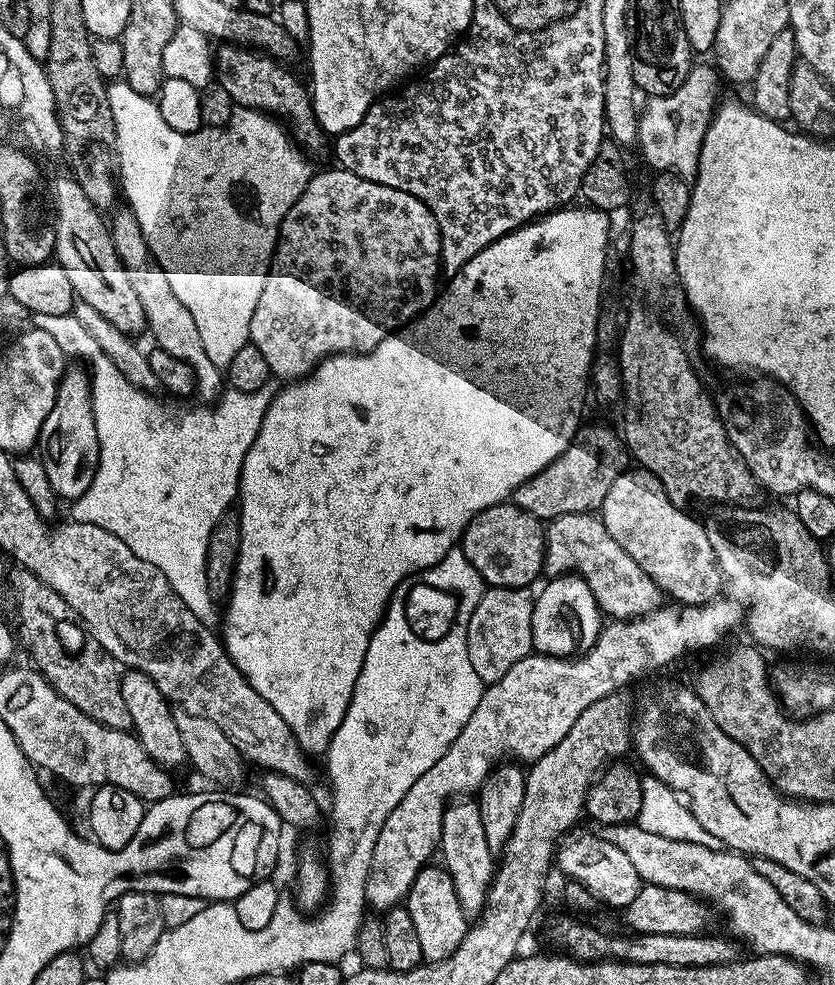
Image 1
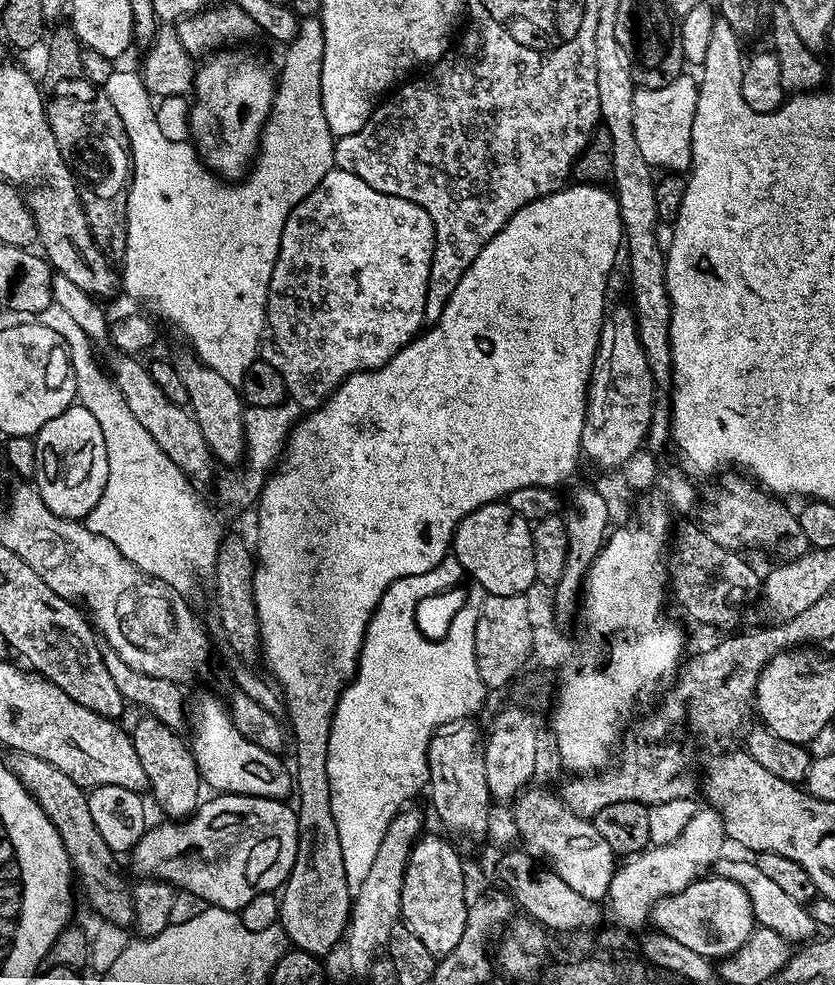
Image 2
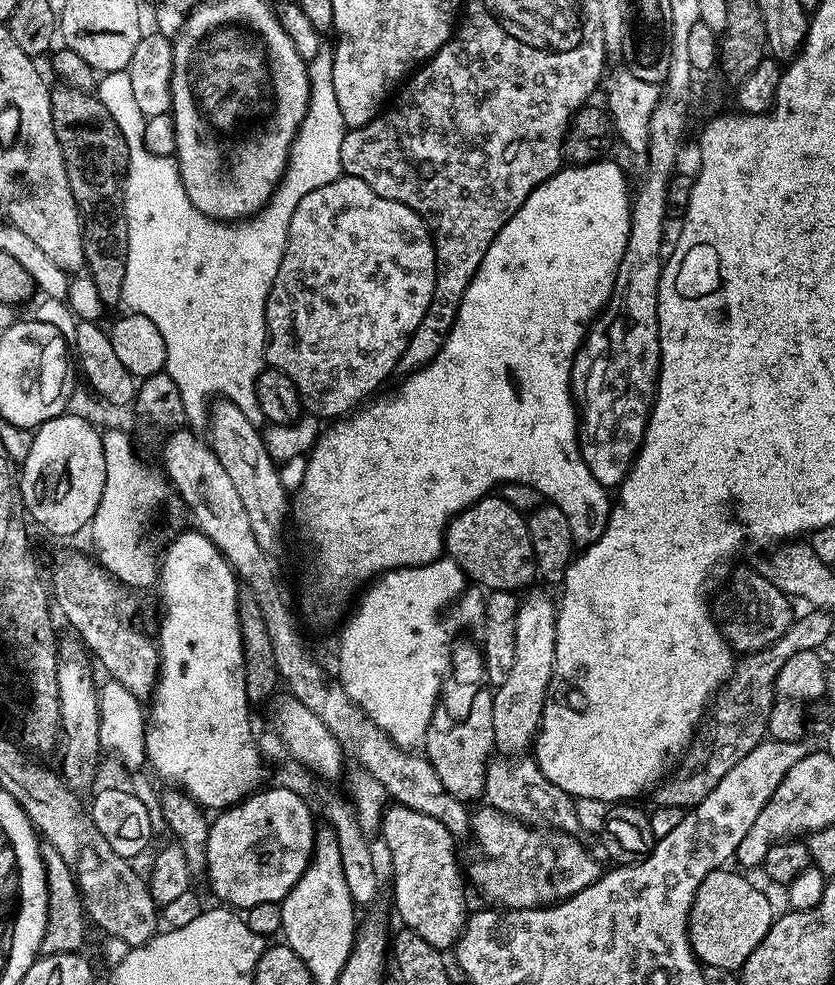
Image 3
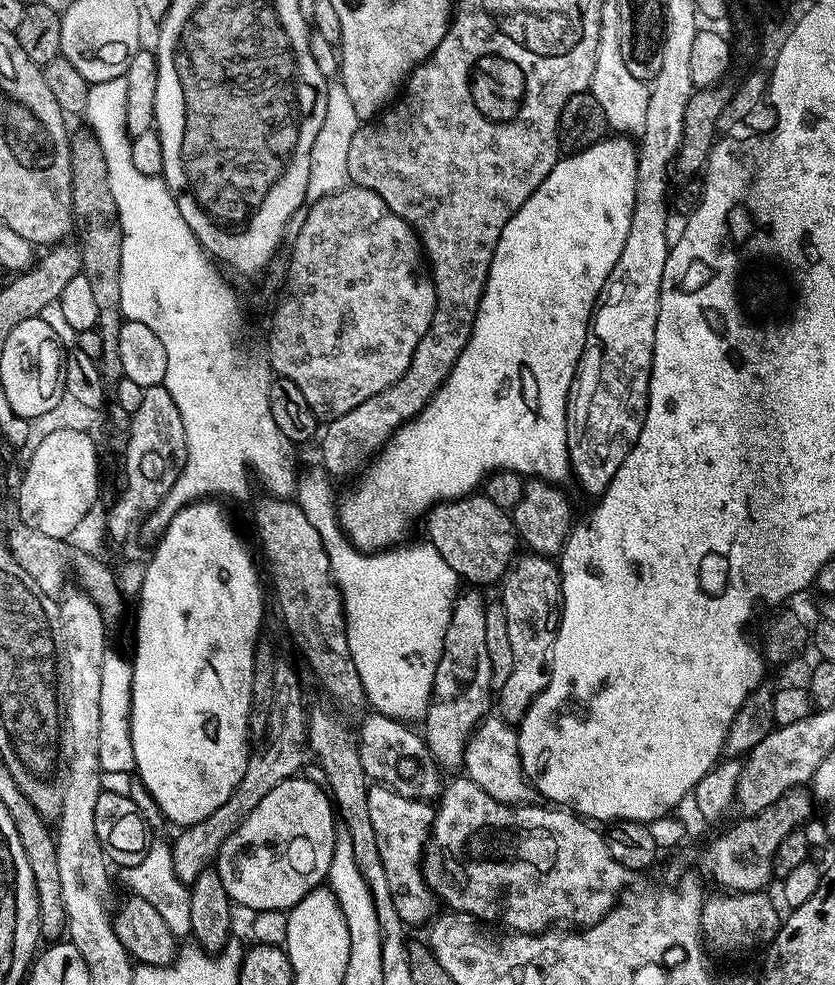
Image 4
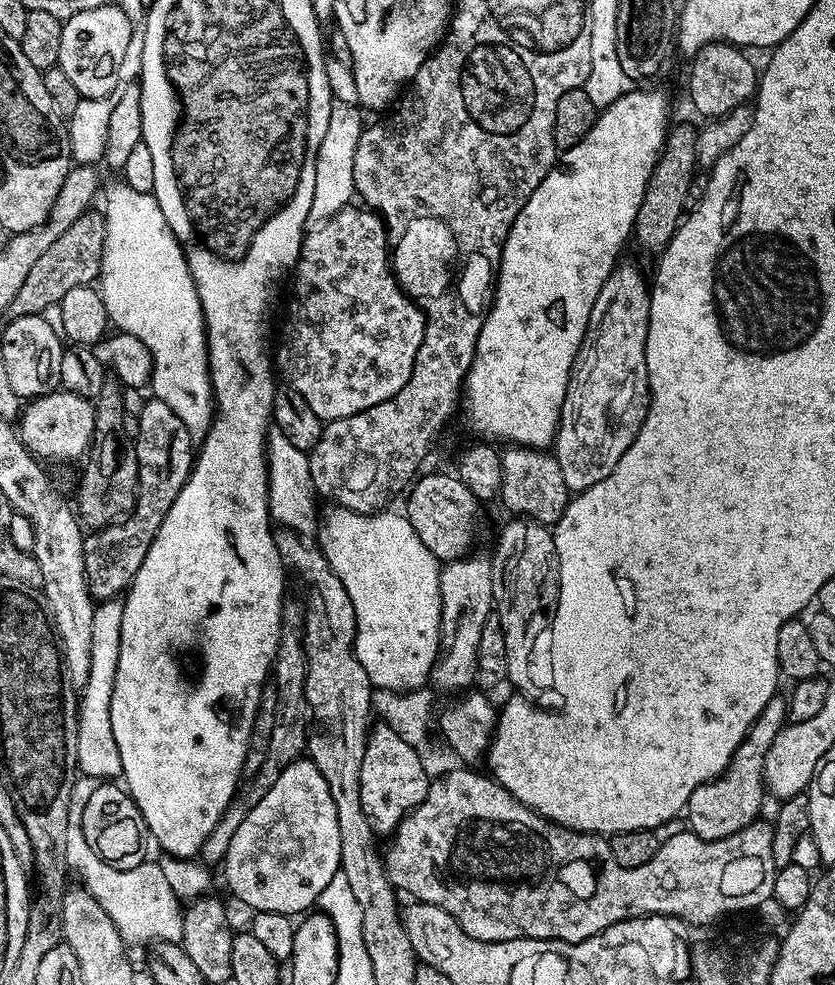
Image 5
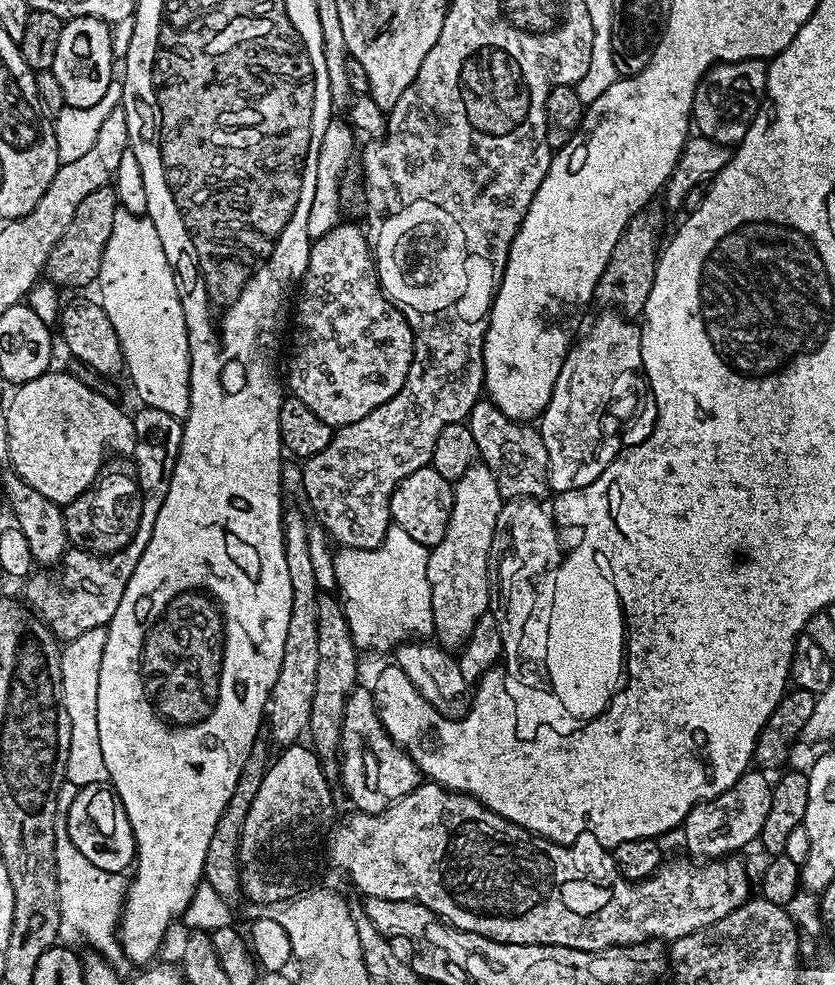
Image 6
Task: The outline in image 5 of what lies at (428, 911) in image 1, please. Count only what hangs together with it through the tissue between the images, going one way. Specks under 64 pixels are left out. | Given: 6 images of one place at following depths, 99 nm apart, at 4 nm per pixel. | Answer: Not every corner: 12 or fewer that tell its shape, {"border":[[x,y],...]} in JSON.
{"border":[[373,723],[360,775],[362,814],[387,837],[423,804],[415,750]]}

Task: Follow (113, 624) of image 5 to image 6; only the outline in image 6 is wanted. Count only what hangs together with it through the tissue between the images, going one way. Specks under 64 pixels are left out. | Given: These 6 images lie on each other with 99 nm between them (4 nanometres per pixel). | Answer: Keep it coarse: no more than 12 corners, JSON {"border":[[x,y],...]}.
{"border":[[107,627],[60,653],[70,718],[64,778],[77,790],[108,780],[98,743],[98,670]]}

